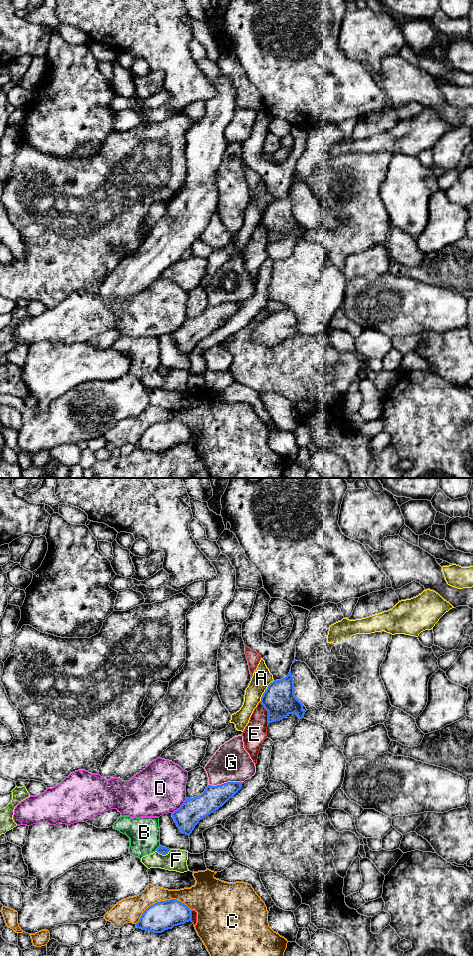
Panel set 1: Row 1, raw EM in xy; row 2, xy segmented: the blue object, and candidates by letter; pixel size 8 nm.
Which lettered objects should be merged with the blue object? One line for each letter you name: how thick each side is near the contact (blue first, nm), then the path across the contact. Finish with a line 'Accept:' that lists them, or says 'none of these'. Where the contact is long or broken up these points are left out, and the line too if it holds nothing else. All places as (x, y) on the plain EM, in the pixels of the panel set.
Accept: none of these

